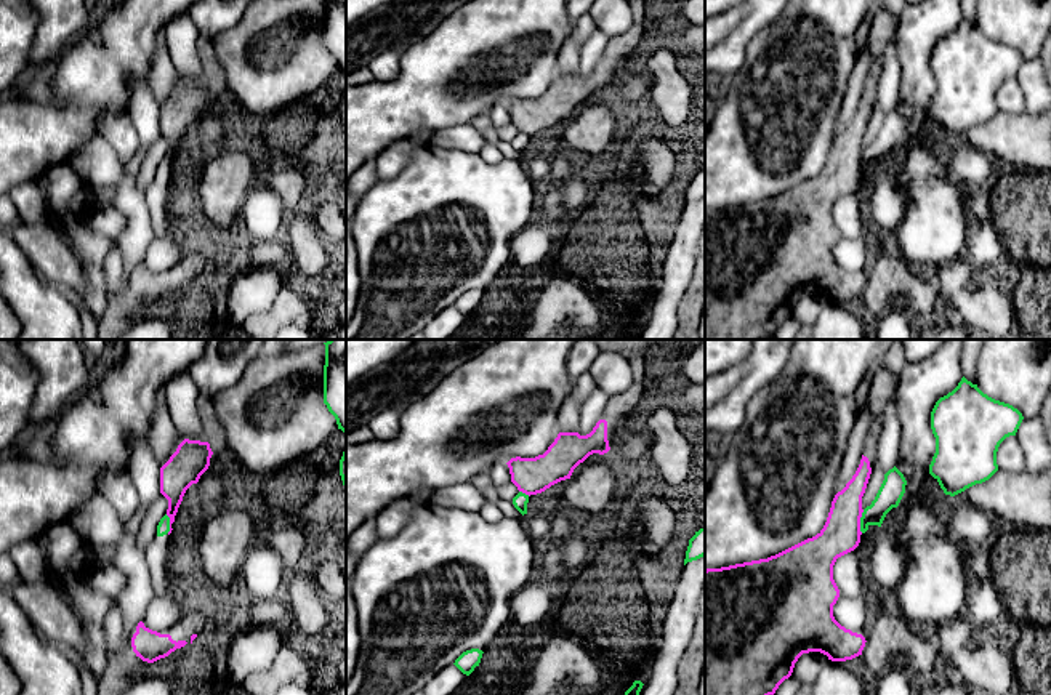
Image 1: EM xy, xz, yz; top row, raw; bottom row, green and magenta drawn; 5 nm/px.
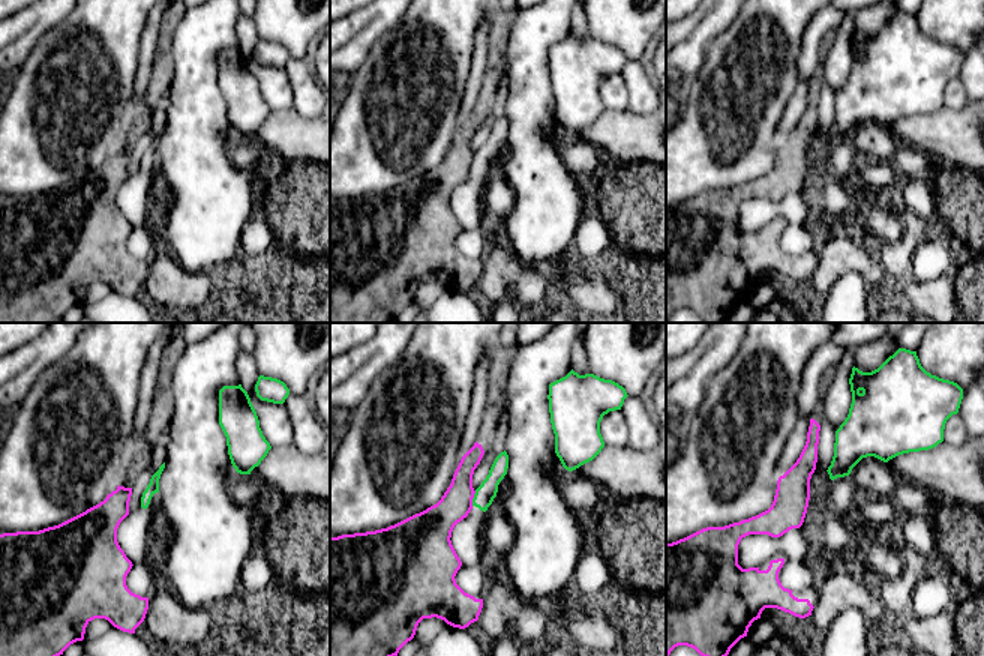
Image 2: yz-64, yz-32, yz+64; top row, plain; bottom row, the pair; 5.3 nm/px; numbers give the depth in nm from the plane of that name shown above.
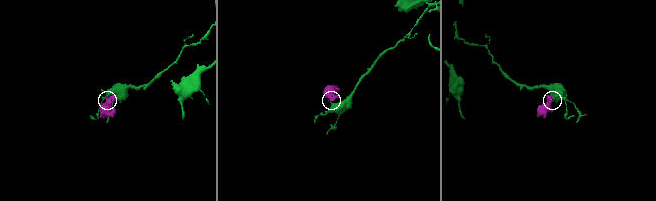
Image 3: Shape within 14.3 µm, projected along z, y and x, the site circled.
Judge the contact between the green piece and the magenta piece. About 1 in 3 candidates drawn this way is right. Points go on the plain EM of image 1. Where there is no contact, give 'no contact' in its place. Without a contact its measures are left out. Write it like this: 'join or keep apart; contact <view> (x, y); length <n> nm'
keep apart; contact yz (861, 162); length 120 nm

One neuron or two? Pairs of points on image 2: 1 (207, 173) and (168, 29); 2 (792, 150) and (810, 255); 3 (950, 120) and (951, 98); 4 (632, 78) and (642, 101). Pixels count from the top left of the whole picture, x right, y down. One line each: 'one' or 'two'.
1: two
2: one
3: two
4: one

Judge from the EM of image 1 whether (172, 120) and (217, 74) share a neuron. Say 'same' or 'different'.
same

